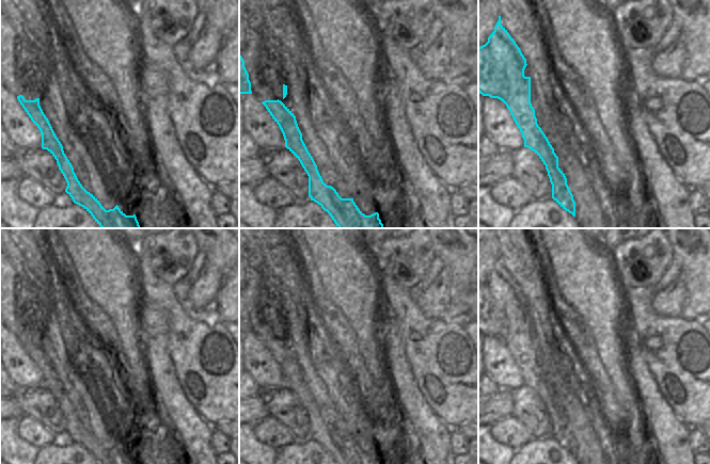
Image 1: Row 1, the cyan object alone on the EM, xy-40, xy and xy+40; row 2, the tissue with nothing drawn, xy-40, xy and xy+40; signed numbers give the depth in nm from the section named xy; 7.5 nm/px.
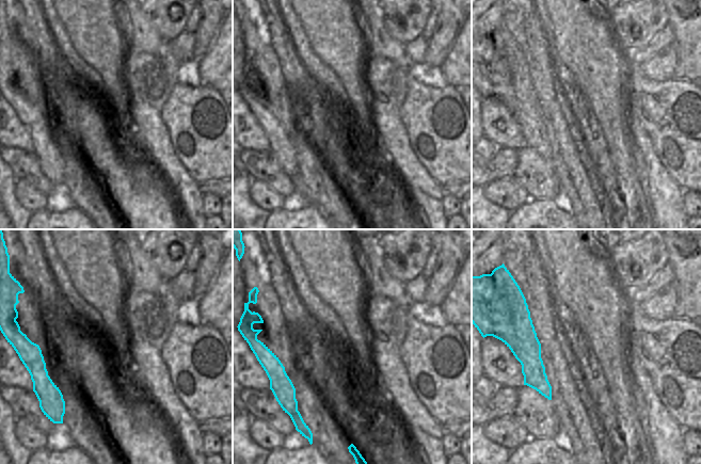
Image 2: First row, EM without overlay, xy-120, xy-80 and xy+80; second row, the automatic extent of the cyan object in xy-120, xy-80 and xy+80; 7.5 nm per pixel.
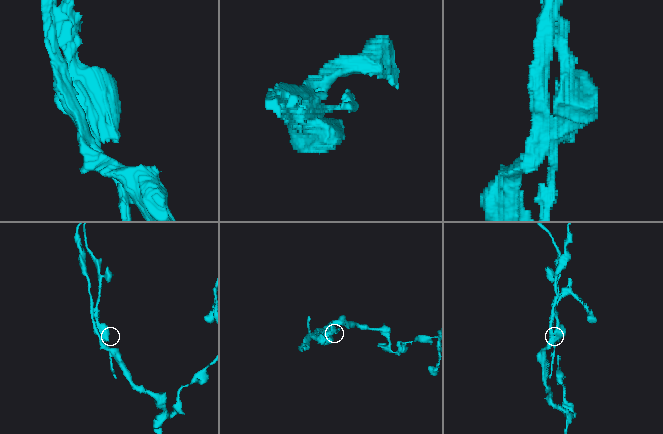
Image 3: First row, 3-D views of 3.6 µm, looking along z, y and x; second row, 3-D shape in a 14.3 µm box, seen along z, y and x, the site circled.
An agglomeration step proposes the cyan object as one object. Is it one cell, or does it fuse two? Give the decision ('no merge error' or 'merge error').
merge error

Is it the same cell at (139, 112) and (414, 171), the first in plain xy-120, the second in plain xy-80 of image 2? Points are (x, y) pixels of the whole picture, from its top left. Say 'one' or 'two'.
one

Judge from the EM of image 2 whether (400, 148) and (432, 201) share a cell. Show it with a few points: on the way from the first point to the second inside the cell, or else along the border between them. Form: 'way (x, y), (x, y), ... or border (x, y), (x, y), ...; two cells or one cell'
way (401, 161), (421, 188); one cell

